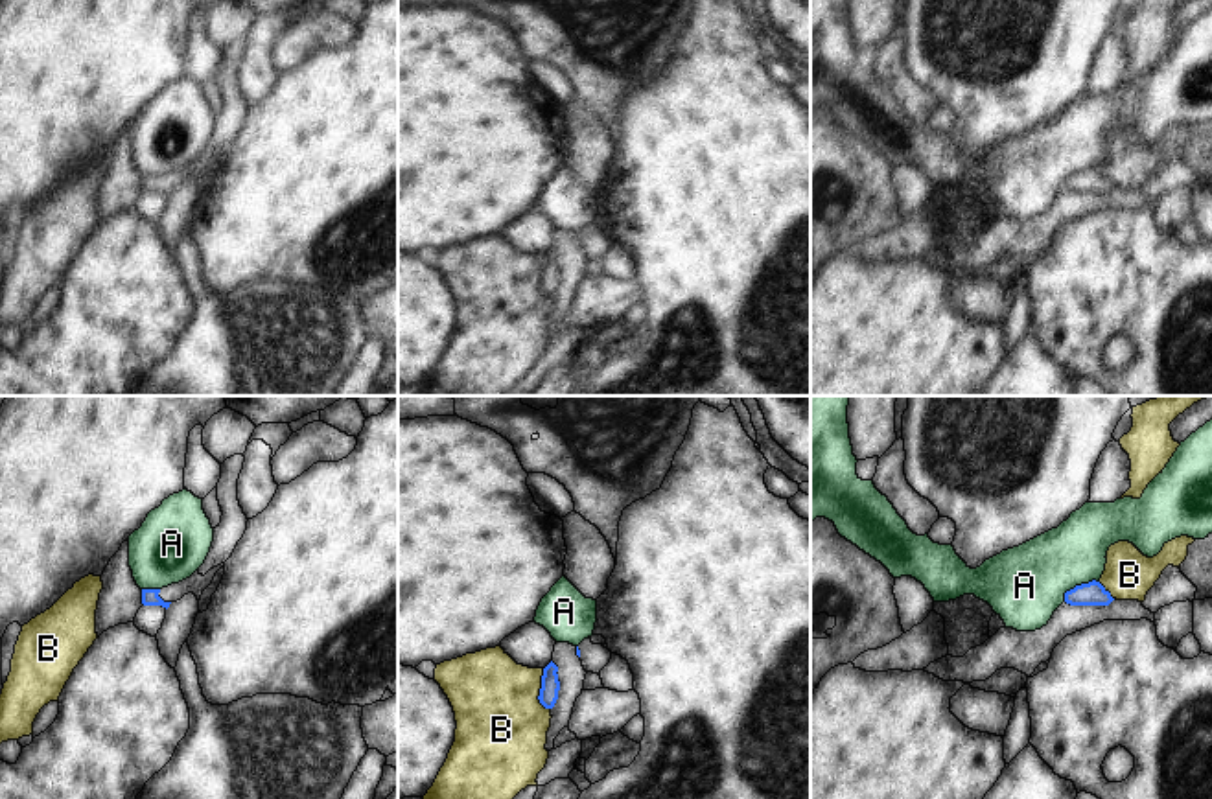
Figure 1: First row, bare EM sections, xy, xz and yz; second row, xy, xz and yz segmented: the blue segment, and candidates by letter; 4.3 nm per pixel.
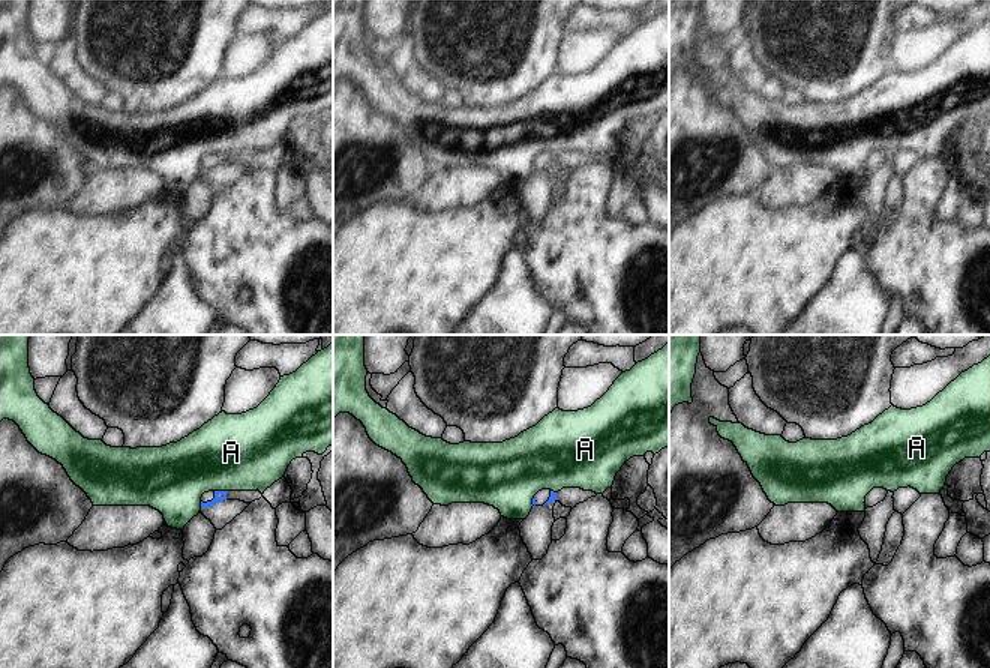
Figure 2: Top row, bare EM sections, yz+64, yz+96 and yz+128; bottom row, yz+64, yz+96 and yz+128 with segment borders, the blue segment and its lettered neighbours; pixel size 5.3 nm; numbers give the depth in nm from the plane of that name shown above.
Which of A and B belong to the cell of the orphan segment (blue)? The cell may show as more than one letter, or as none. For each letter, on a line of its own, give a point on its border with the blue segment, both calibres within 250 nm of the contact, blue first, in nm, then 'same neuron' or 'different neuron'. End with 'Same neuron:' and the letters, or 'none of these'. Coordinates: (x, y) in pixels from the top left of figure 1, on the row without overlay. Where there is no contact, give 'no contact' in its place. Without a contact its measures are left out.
A: yz (1078, 173) | 110/340 nm | different neuron
B: xz (540, 278) | 80/400 nm | different neuron
Same neuron: none of these

